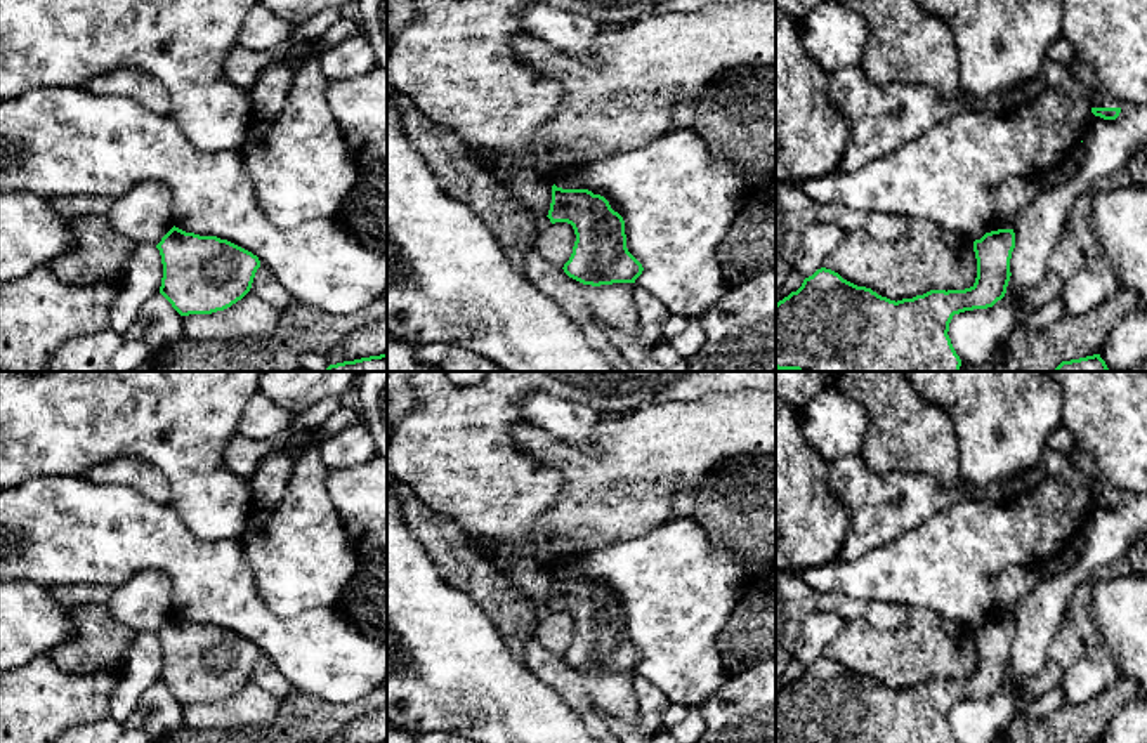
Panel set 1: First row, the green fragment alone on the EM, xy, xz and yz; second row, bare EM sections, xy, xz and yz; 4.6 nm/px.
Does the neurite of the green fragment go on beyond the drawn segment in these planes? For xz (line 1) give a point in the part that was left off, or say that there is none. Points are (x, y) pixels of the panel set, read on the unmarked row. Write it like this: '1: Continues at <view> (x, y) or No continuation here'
1: No continuation here

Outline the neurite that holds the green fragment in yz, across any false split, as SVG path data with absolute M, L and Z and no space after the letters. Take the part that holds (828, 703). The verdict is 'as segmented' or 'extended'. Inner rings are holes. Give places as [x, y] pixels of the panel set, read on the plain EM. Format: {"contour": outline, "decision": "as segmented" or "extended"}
{"contour": "M1013 618L986 621L973 630L977 667L970 677L930 679L897 691L821 656L776 693L776 743L956 743L947 724L953 705L993 696L1005 686L1013 637Z", "decision": "as segmented"}

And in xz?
{"contour": "M554 573L547 606L574 618L573 642L562 656L569 667L600 675L635 672L642 663L642 653L626 637L625 609L604 585Z", "decision": "as segmented"}

